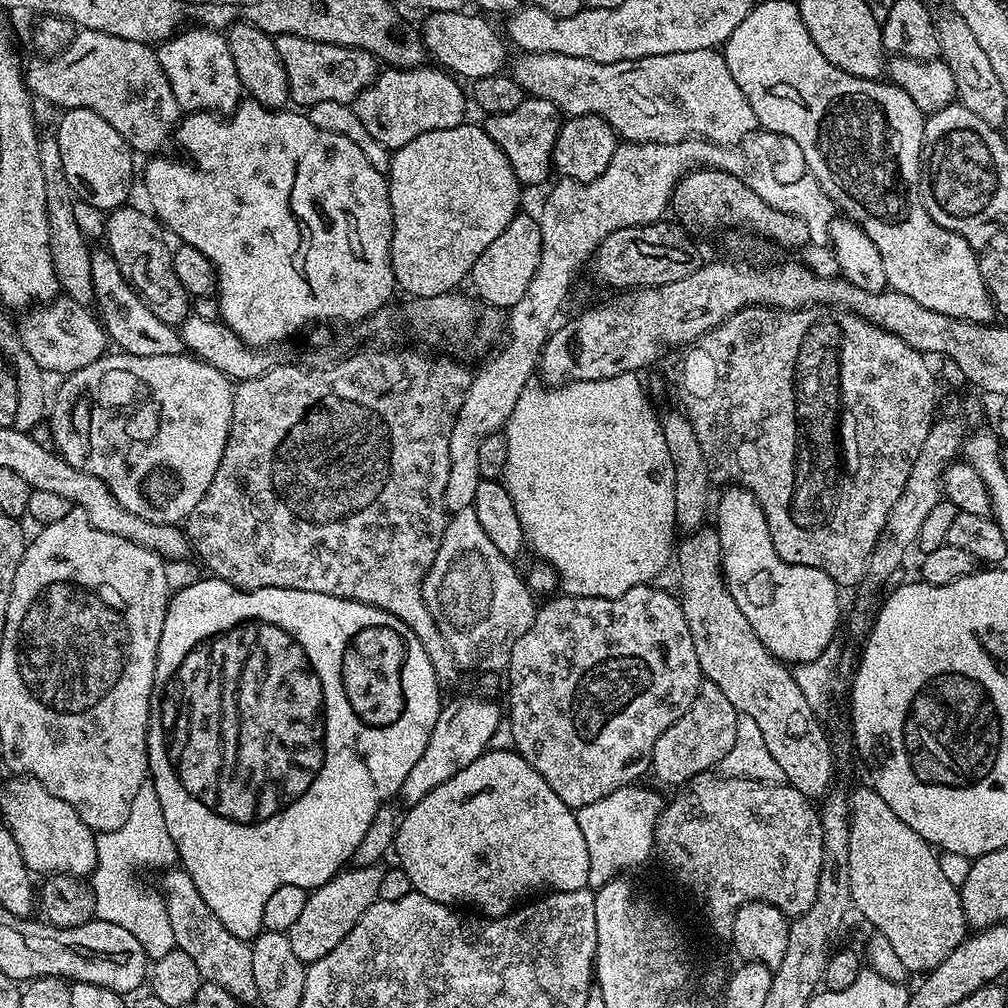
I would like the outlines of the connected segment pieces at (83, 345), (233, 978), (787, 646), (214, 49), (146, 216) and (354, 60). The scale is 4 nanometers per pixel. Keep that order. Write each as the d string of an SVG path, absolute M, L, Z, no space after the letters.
M57 298L47 301L43 306L33 307L21 315L24 317L18 320L18 331L22 346L30 354L30 358L38 362L45 374L77 372L90 366L90 362L109 351L110 341L103 324L88 311L85 305L78 302Z
M168 870L163 876L162 895L166 914L170 918L170 926L174 930L176 947L190 954L190 958L194 958L194 966L198 966L204 980L222 986L222 990L226 990L236 1000L255 1001L256 987L251 943L242 938L234 938L234 934L230 934L230 930L226 930L222 922L218 922L214 910L210 910L202 894L198 894L198 886L194 886L190 874L182 870Z
M728 486L723 491L720 501L714 504L714 527L722 546L724 581L734 602L738 602L738 610L746 614L746 622L754 626L754 634L758 634L762 646L766 646L766 650L770 650L776 659L789 666L813 663L823 652L829 651L828 643L836 636L836 623L840 620L841 589L822 570L787 564L778 558L778 550L774 550L774 542L770 538L766 514L752 492L739 486Z
M188 26L156 48L156 57L178 98L178 106L185 113L231 113L240 104L242 89L234 58L230 58L227 39L215 28Z
M132 207L114 208L107 213L103 235L103 239L108 240L107 251L112 253L114 262L118 262L118 270L122 270L146 306L150 306L162 322L178 326L190 314L190 297L172 269L173 249L164 245L159 236L162 225L151 211Z
M294 34L275 37L278 58L286 70L288 94L293 105L314 102L352 104L358 94L378 75L378 61L364 48L347 48L341 44L314 42Z

